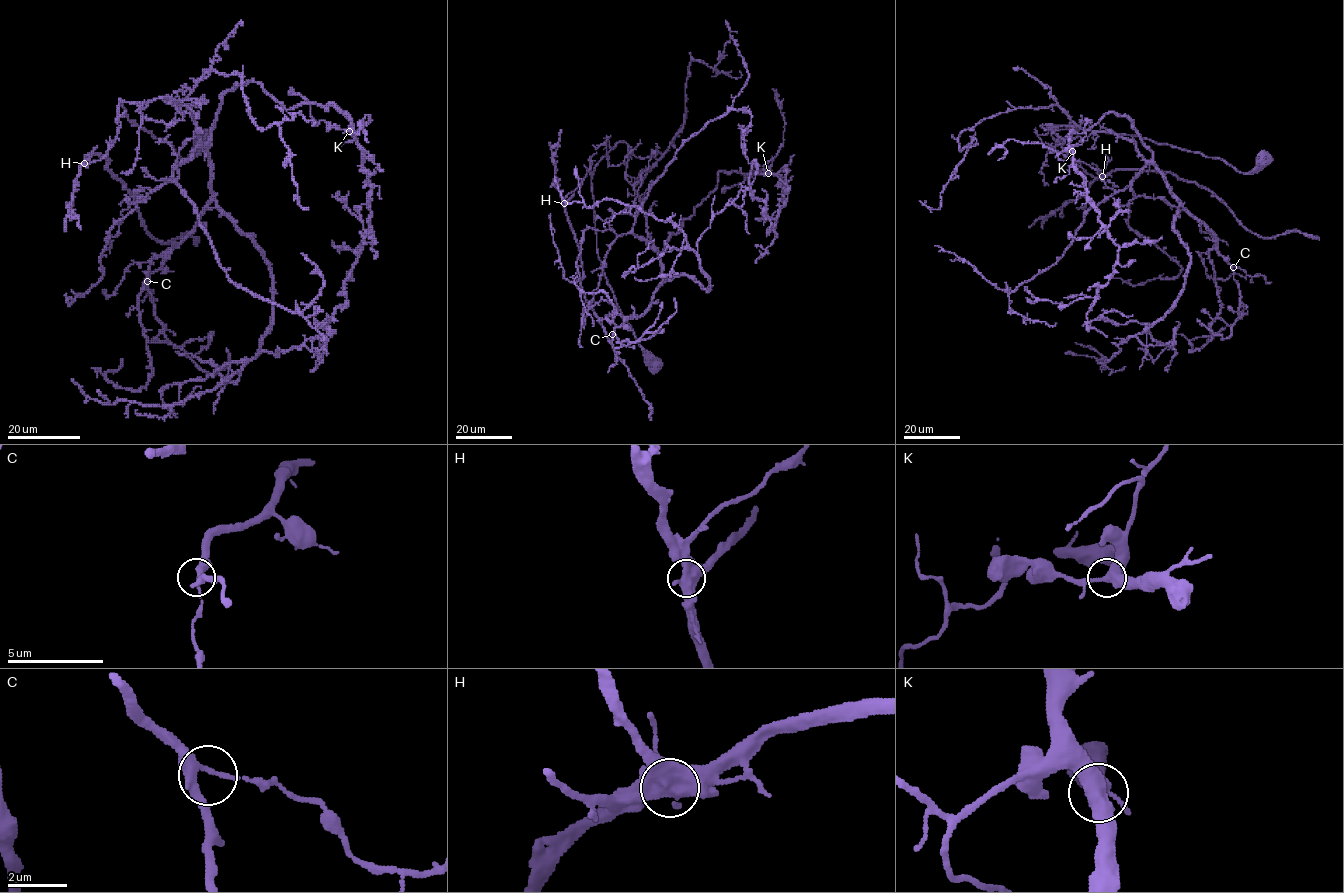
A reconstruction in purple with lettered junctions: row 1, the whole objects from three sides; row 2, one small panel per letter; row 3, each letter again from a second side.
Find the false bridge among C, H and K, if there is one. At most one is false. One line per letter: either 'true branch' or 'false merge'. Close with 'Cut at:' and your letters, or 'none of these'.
C: true branch
H: false merge
K: true branch
Cut at: H

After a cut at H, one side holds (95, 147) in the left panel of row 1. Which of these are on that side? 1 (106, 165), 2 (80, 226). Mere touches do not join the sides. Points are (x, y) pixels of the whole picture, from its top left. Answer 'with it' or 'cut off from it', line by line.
1: with it
2: with it

